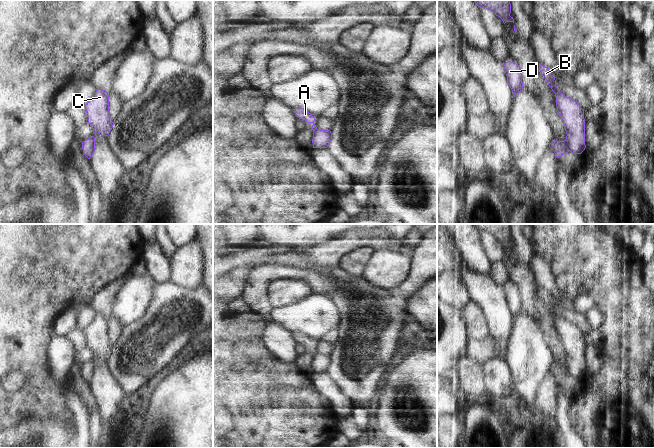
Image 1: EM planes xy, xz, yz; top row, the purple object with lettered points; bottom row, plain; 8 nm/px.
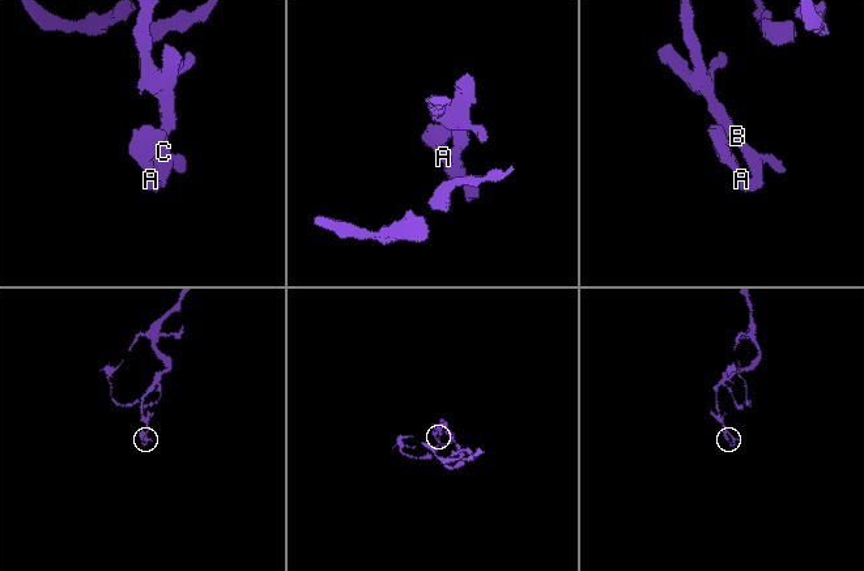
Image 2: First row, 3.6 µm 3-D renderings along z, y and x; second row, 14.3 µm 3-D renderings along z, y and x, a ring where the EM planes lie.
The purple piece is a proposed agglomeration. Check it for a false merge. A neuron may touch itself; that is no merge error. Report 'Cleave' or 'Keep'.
Cleave.

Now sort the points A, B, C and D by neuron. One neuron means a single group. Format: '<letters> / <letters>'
A D / B C

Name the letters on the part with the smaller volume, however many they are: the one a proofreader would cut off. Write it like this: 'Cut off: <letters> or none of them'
Cut off: A, D

